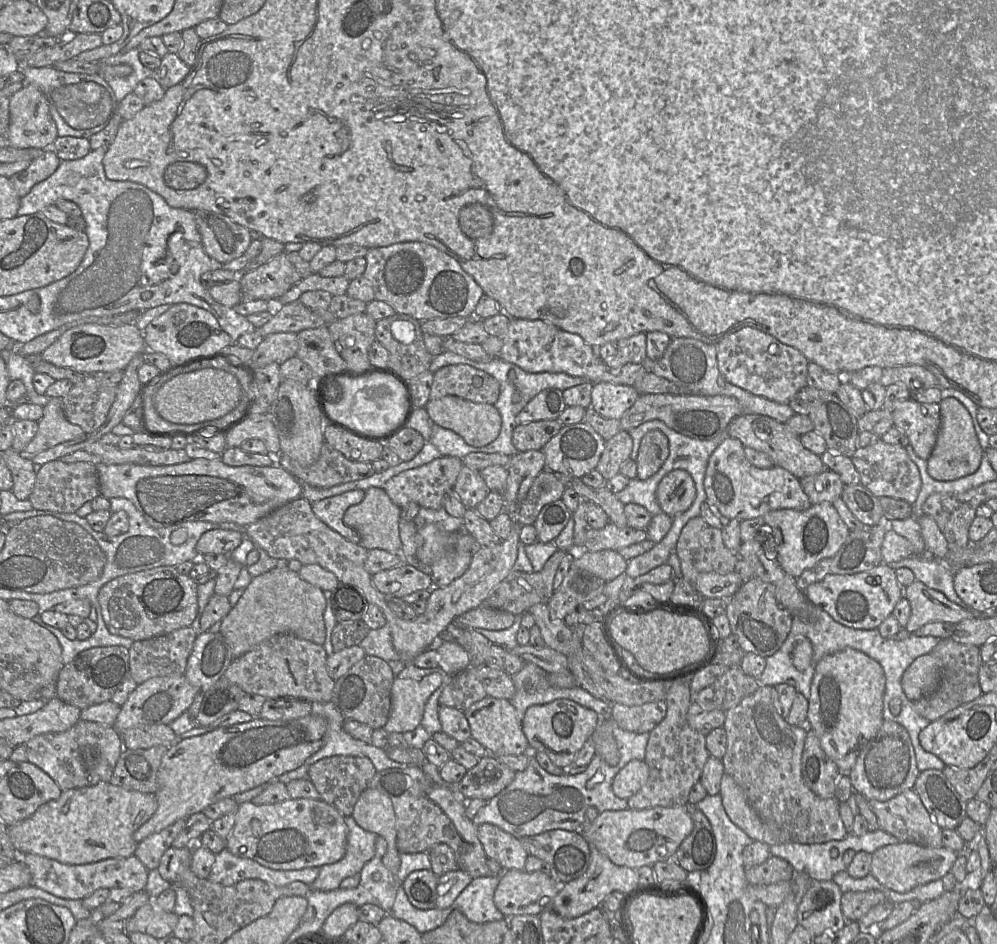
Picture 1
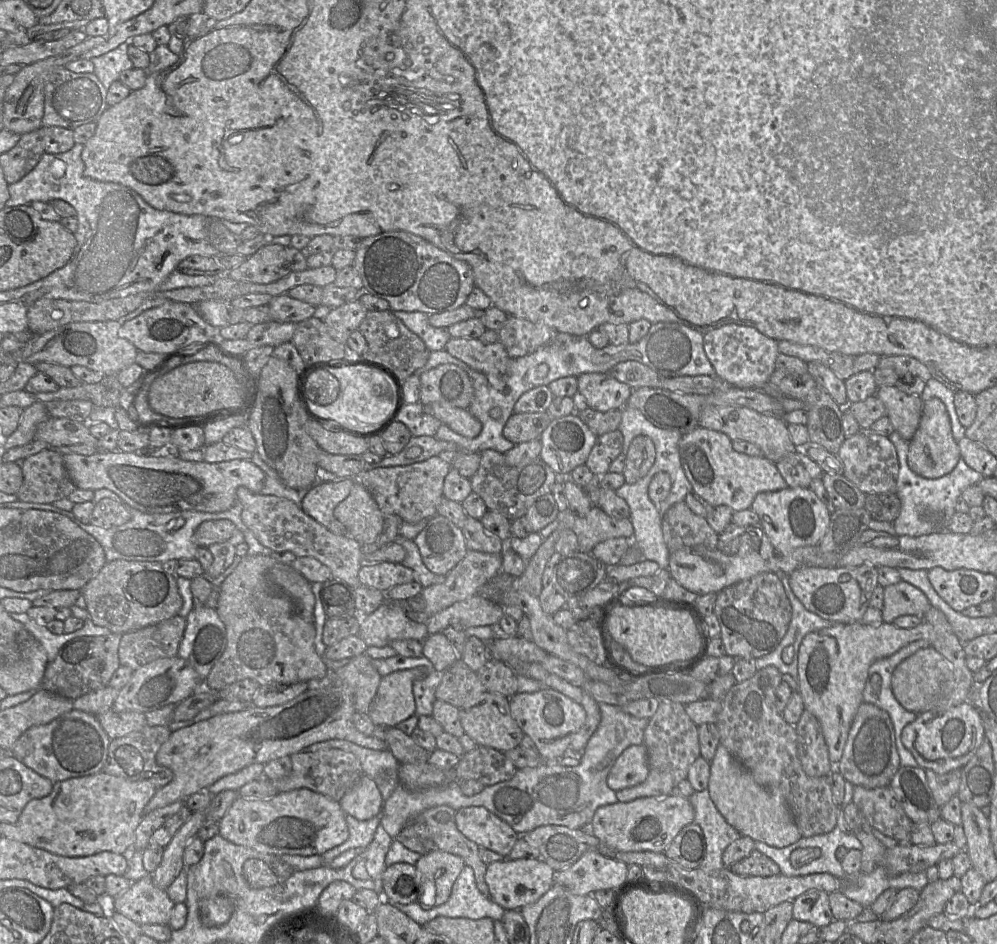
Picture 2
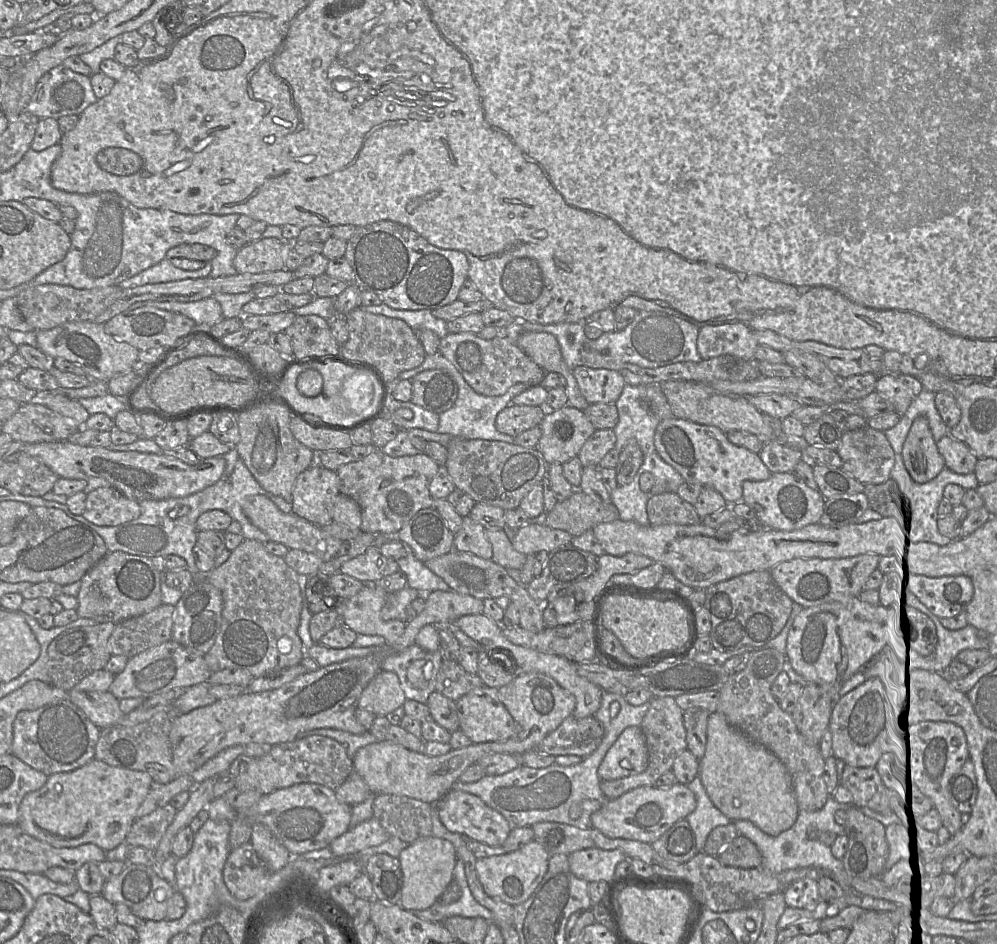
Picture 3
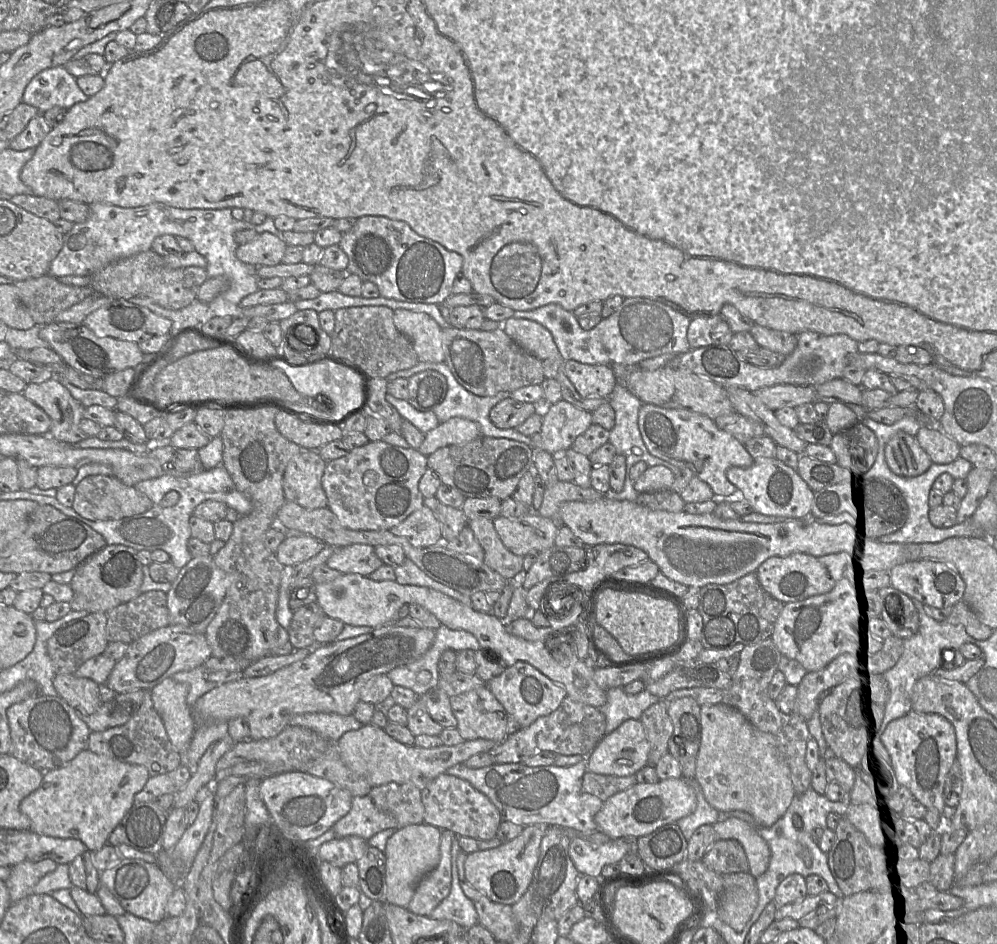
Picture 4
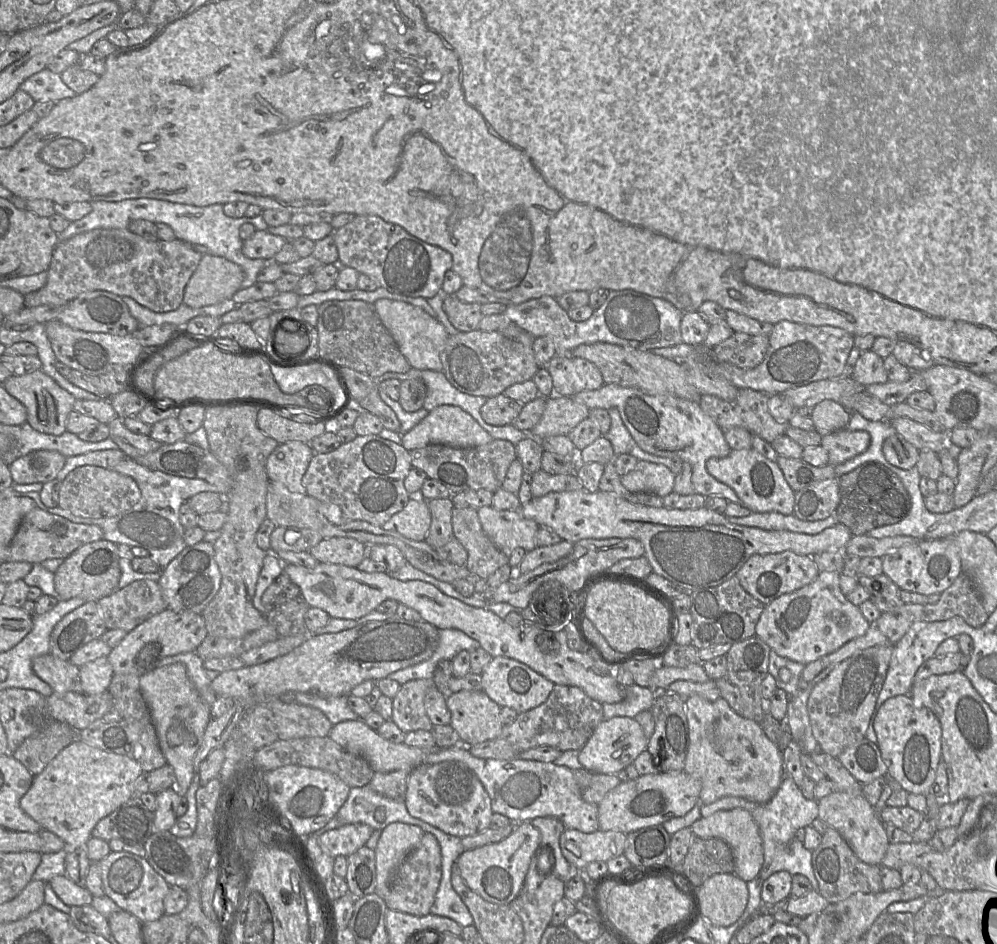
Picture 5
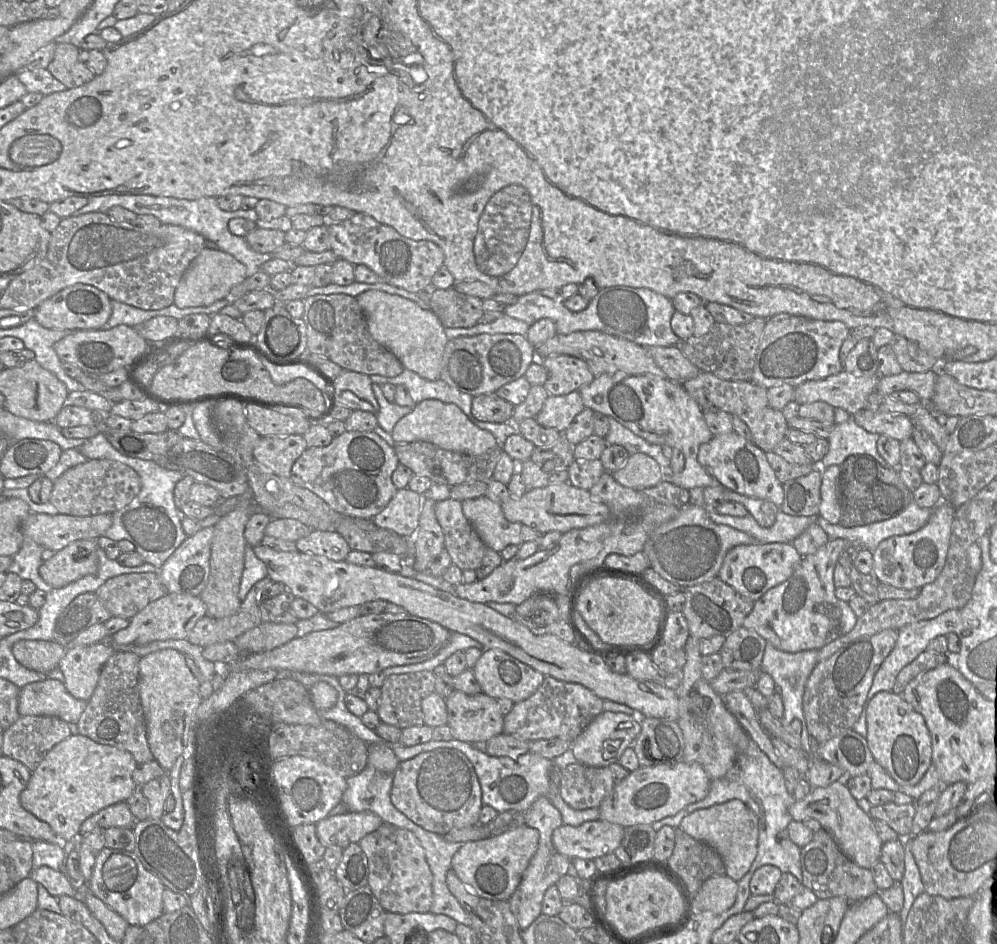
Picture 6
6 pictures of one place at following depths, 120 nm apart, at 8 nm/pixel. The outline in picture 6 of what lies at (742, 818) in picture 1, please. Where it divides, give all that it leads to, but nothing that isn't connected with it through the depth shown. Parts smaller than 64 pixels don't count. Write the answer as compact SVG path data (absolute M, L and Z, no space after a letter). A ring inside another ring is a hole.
M690 635L684 646L686 663L681 670L681 684L674 690L679 698L678 724L684 738L684 757L688 763L700 764L711 780L724 777L736 757L754 742L735 716L726 708L723 697L715 693L701 673L701 640Z

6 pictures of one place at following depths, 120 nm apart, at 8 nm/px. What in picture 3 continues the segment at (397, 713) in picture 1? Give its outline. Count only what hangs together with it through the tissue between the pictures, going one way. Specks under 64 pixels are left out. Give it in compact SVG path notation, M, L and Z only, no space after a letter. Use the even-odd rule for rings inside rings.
M380 670L362 691L358 707L375 716L387 716L403 707L406 699L397 674Z

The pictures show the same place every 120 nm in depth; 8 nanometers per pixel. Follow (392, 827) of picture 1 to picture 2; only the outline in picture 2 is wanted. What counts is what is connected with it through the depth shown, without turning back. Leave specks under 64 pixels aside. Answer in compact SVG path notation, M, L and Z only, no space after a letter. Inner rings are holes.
M363 775L339 804L345 814L358 820L368 820L380 815L384 802L376 783Z

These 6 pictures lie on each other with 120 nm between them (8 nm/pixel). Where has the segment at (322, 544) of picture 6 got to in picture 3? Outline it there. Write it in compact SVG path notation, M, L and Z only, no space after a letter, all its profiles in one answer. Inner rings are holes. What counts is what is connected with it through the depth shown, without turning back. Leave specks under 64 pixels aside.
M378 546L369 547L363 554L344 562L339 569L339 572L364 584L375 584L379 579L398 571L398 563L384 557Z

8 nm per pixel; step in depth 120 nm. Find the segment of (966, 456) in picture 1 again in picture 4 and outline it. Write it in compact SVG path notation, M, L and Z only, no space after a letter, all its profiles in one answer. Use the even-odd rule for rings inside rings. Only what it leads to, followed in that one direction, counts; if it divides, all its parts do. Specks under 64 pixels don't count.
M898 432L888 440L885 460L895 474L903 477L922 475L932 464L916 437L904 432Z

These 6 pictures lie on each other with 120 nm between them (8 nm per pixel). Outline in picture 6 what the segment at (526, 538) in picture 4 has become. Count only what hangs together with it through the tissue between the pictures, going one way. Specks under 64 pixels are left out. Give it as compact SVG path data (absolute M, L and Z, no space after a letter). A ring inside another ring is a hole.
M487 496L462 501L462 511L487 548L500 553L508 545L523 543L522 525L508 521L500 504Z

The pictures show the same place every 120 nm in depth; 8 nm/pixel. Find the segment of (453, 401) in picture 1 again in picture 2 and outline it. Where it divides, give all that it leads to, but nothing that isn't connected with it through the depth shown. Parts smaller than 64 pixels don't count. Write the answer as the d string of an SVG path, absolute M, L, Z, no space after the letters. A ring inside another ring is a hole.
M434 402L424 405L424 411L467 438L475 438L482 430L481 422L468 409L453 407L448 403Z

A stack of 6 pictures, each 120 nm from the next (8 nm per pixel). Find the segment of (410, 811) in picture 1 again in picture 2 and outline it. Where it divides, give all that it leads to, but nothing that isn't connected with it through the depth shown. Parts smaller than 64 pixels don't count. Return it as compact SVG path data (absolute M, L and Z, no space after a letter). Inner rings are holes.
M434 806L422 811L412 820L424 825L423 837L433 841L437 850L457 855L474 871L475 881L480 892L490 896L485 881L487 865L479 856L479 846L461 833L455 822L456 810L449 806Z

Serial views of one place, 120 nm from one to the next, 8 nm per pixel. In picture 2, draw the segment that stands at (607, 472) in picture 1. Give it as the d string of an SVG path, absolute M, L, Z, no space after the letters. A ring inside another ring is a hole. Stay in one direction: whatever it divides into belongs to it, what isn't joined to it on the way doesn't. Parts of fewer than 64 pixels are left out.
M617 429L597 437L585 465L596 478L609 472L611 463L621 454L622 433Z

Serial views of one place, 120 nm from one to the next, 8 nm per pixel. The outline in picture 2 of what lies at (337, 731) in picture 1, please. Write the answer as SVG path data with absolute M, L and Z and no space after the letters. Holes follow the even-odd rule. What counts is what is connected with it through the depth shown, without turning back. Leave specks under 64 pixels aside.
M330 739L312 744L302 751L313 752L321 749L337 748L354 754L361 763L364 775L372 779L385 802L400 784L398 768L400 763L389 749L374 750L359 746L345 739Z

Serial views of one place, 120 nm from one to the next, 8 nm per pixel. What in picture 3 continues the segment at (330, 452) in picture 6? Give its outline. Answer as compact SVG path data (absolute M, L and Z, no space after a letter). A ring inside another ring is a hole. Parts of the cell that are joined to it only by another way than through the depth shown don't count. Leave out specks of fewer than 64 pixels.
M375 448L373 452L362 459L347 463L337 471L340 480L340 494L355 500L361 509L361 532L396 535L397 532L421 509L430 508L433 498L429 492L429 484L436 475L439 465L424 453L391 457L382 449Z

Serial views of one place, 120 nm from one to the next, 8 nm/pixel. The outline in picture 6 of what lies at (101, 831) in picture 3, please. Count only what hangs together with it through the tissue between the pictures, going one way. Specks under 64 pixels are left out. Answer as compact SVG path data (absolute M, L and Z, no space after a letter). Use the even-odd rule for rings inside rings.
M79 733L71 734L56 744L31 772L29 783L20 794L20 803L49 824L58 841L81 841L79 829L84 820L105 807L126 801L138 789L133 780L137 764L128 751L100 744Z

